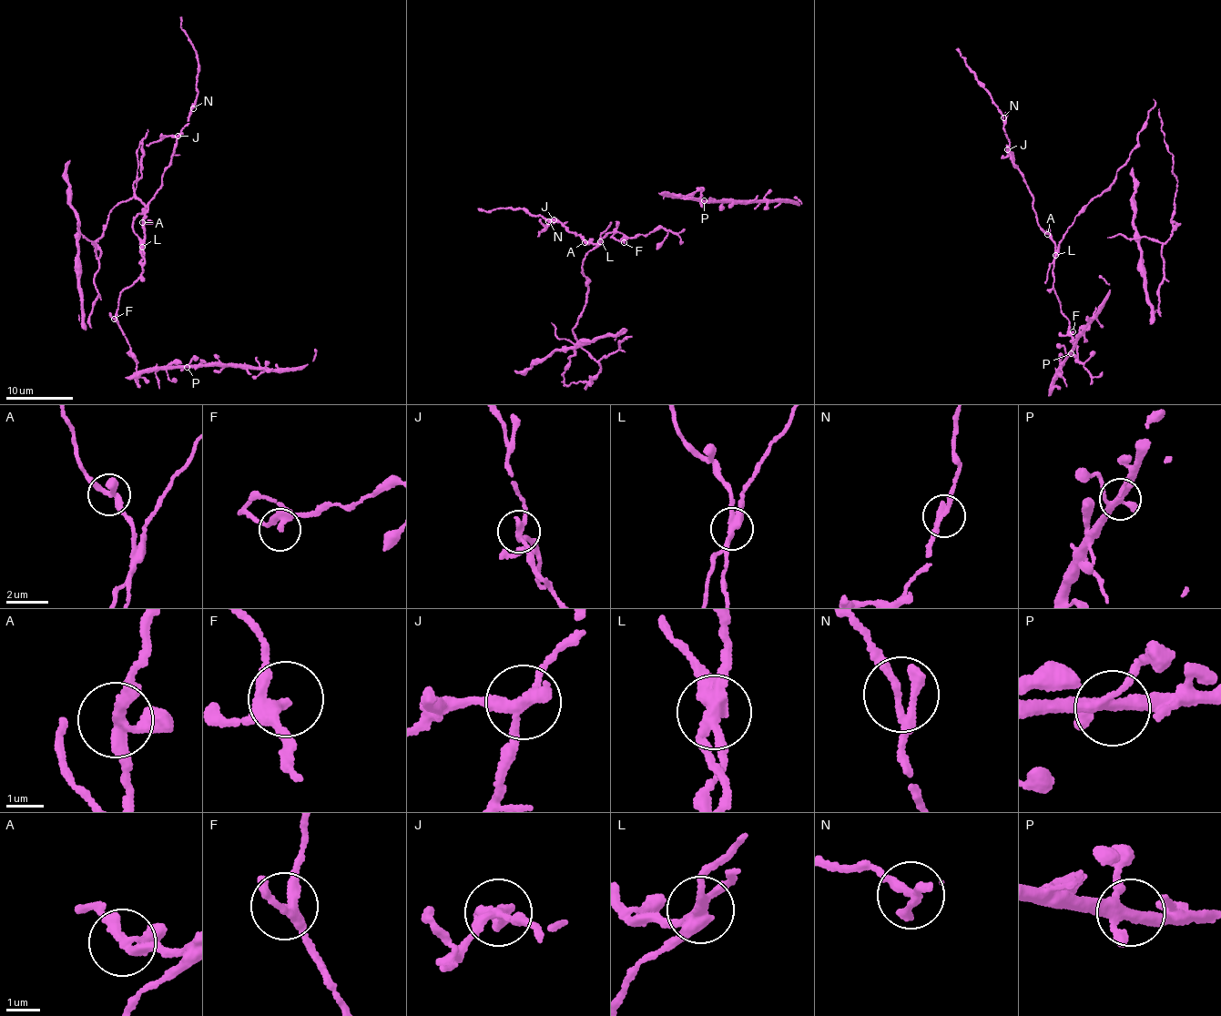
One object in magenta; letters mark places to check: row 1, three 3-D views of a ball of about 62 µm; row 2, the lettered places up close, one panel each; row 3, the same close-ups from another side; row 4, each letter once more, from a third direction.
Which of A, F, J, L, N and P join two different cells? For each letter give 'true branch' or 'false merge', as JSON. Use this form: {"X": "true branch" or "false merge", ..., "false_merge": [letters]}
{"A": "true branch", "F": "true branch", "J": "false merge", "L": "false merge", "N": "true branch", "P": "true branch", "false_merge": ["J", "L"]}

